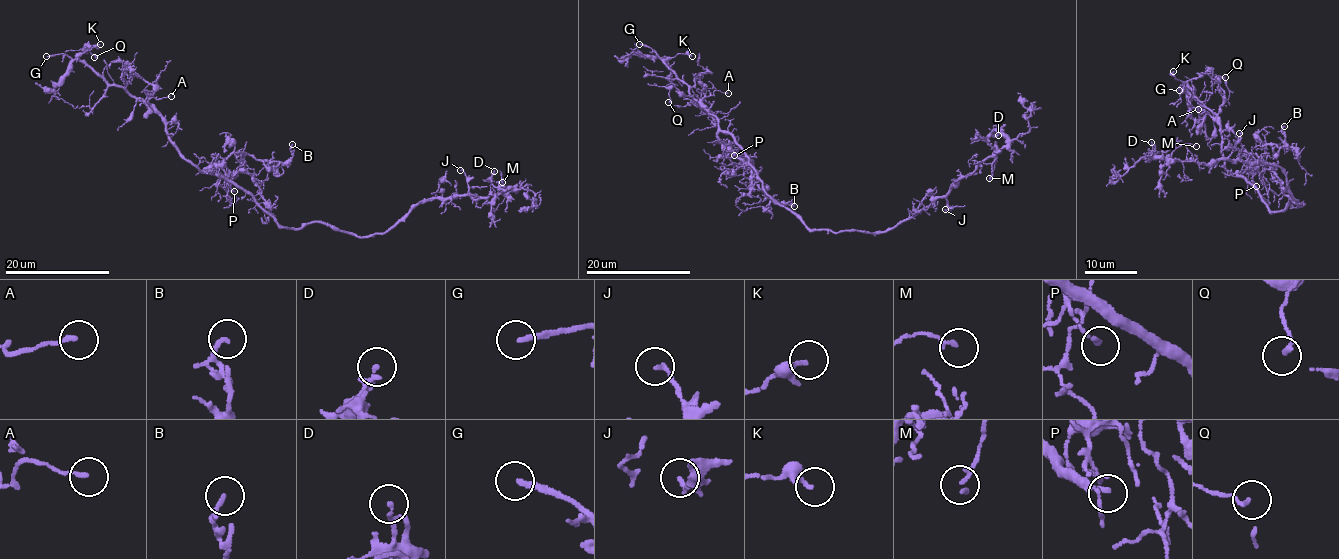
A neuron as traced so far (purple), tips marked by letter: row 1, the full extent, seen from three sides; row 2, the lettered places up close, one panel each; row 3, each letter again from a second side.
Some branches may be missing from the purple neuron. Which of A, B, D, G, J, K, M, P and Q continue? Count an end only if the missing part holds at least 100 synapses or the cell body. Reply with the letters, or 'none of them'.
G

